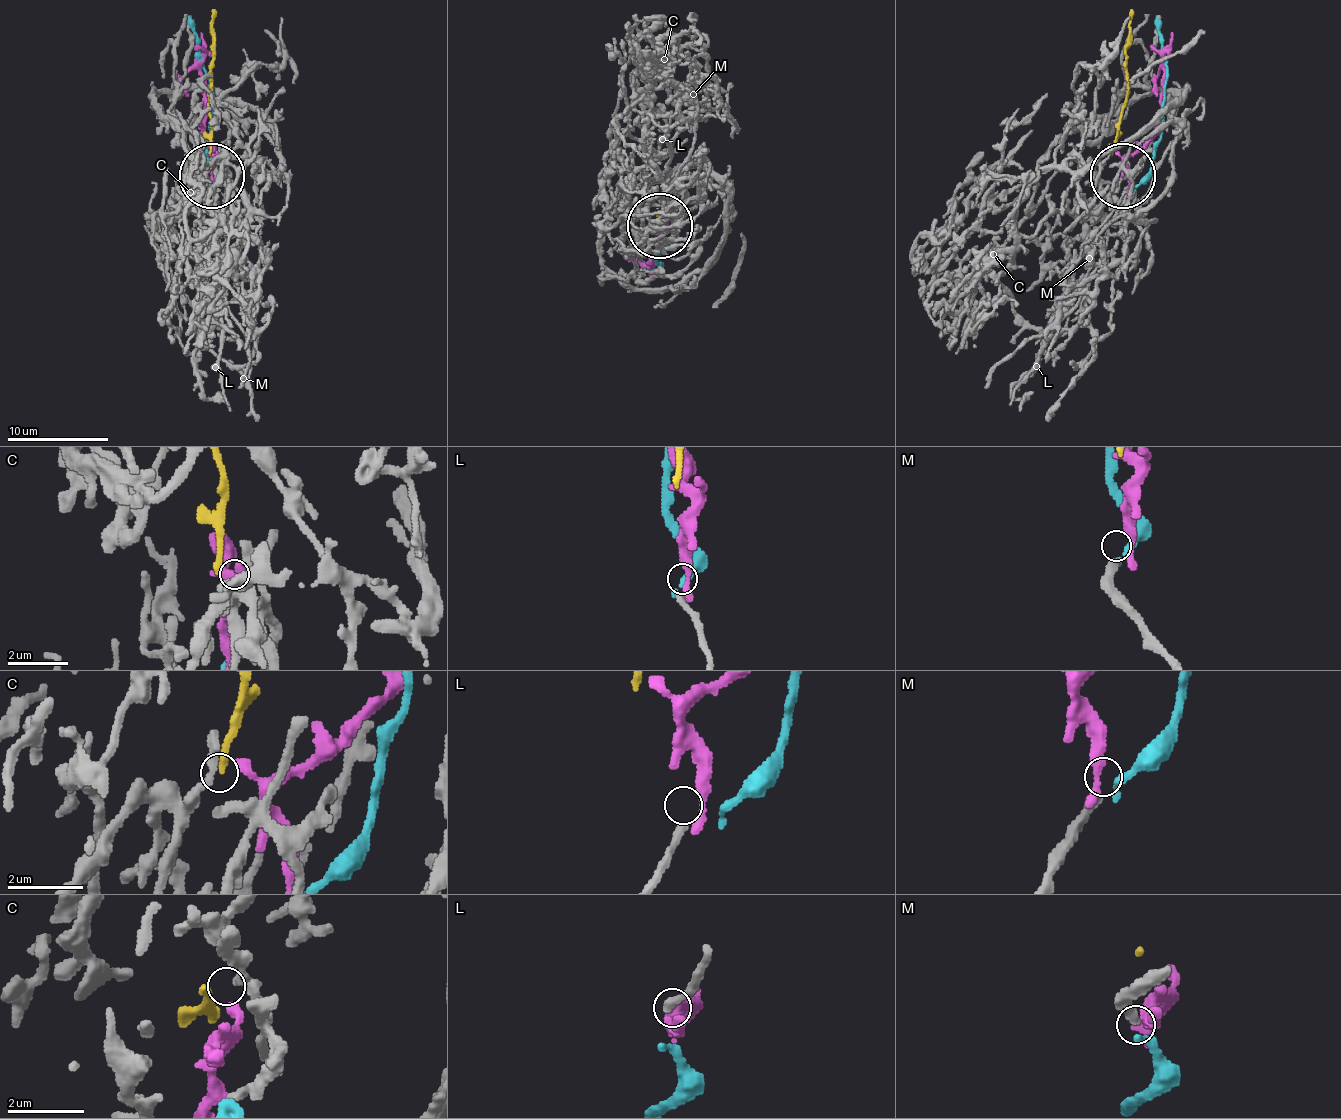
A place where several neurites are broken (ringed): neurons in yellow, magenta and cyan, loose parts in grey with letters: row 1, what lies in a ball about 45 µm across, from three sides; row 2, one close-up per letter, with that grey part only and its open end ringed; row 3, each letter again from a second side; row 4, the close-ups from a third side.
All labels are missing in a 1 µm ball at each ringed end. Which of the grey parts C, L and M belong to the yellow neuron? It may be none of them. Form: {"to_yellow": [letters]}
{"to_yellow": []}

